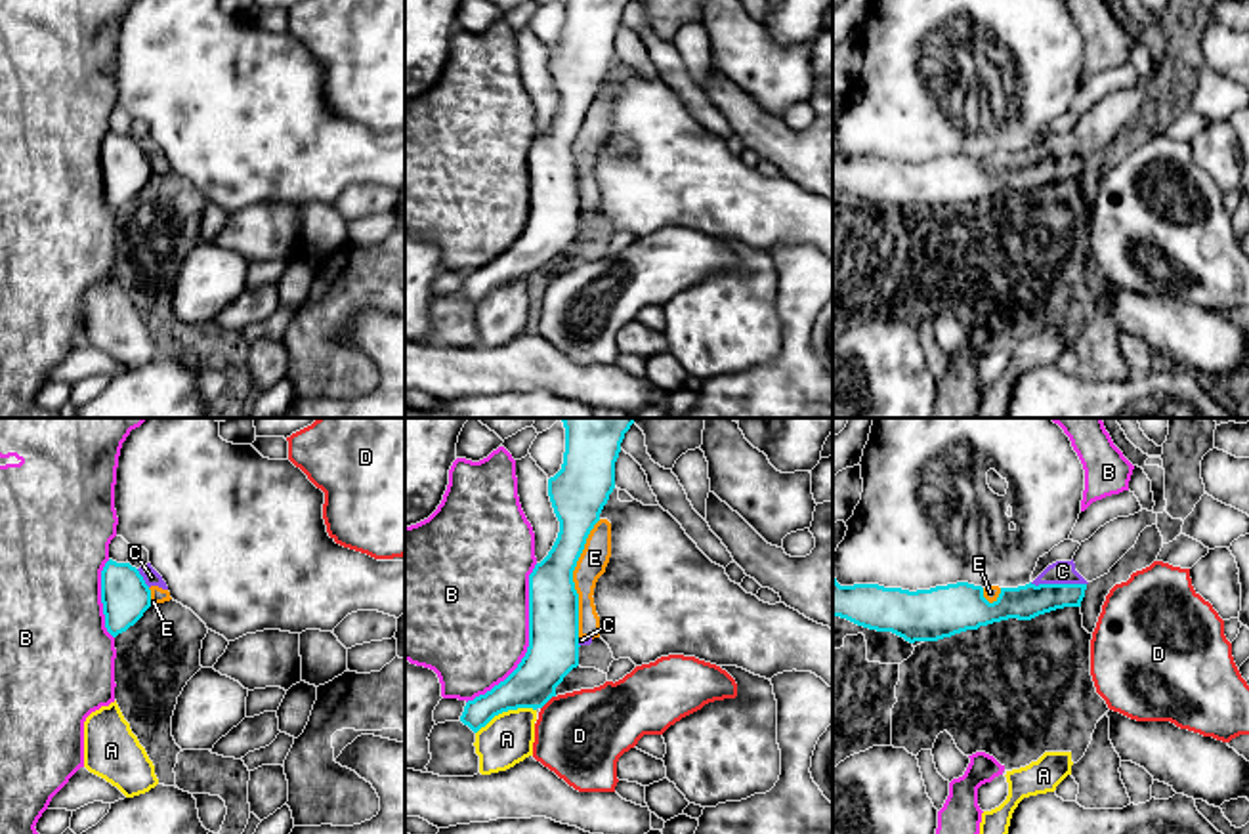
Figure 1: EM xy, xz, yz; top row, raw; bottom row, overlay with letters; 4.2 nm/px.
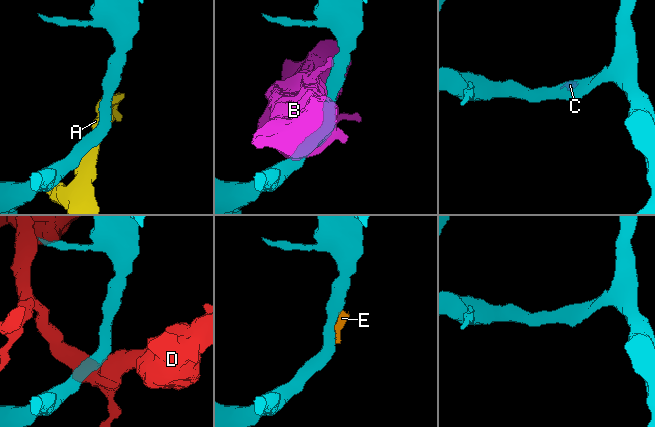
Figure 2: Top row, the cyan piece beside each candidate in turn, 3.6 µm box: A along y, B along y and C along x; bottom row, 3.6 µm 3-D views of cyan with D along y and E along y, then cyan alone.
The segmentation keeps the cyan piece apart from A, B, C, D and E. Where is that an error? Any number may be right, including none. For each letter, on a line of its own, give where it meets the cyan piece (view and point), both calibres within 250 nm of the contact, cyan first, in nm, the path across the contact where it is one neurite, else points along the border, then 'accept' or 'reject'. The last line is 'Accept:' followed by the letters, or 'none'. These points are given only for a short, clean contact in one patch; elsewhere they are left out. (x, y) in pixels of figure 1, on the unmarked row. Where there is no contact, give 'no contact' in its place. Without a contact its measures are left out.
A: xz (505, 283) | 190/220 nm | reject
B: xz (529, 212) | 220/480 nm | reject
C: yz (1058, 157) | 140/100 nm | along yz (1030, 155), (1085, 157) | reject
D: xz (547, 273) | 220/380 nm | reject
E: xz (571, 151) | 200/120 nm | reject
Accept: none

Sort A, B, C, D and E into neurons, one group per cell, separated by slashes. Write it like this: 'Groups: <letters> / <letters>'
Groups: A / B / C E / D

